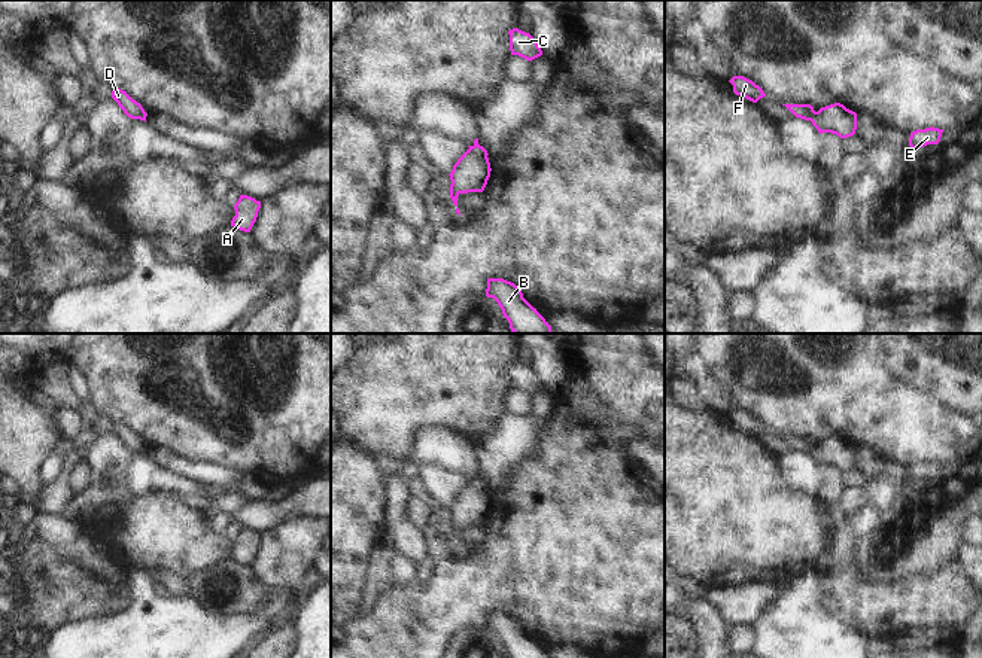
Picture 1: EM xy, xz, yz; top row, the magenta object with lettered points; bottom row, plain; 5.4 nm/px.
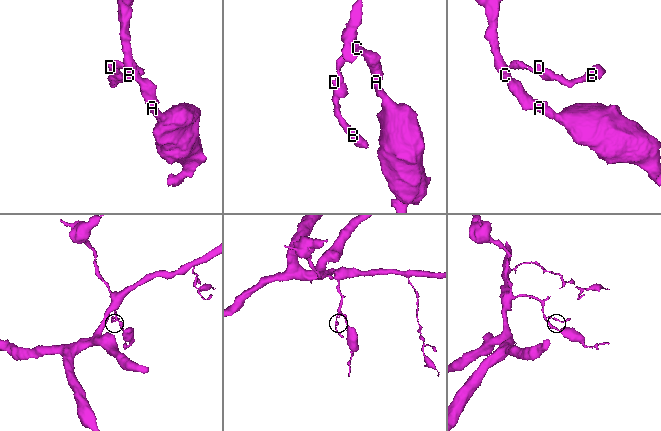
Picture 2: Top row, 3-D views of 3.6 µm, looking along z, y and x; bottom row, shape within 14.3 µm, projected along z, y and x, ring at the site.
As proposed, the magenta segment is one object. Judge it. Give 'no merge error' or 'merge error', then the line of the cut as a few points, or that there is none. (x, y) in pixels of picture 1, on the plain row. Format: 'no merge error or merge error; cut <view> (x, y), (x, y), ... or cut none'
merge error; cut yz (815, 445), (808, 453)

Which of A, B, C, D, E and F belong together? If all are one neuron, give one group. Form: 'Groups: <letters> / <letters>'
Groups: A C D F / B E

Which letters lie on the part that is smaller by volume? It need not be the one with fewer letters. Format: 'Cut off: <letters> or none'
Cut off: B, E

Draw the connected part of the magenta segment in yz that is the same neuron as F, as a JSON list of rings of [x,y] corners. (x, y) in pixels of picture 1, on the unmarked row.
[[[733,409],[729,415],[733,418],[733,426],[736,429],[744,429],[753,436],[757,436],[760,432],[766,430],[758,418],[744,409]]]

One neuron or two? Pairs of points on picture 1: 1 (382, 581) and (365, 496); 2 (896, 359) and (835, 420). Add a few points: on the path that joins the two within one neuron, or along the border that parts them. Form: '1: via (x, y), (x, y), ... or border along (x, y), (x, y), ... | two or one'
1: border along (385, 536), (371, 548), (364, 578) | two
2: border along (884, 349), (884, 365), (900, 380) | two

